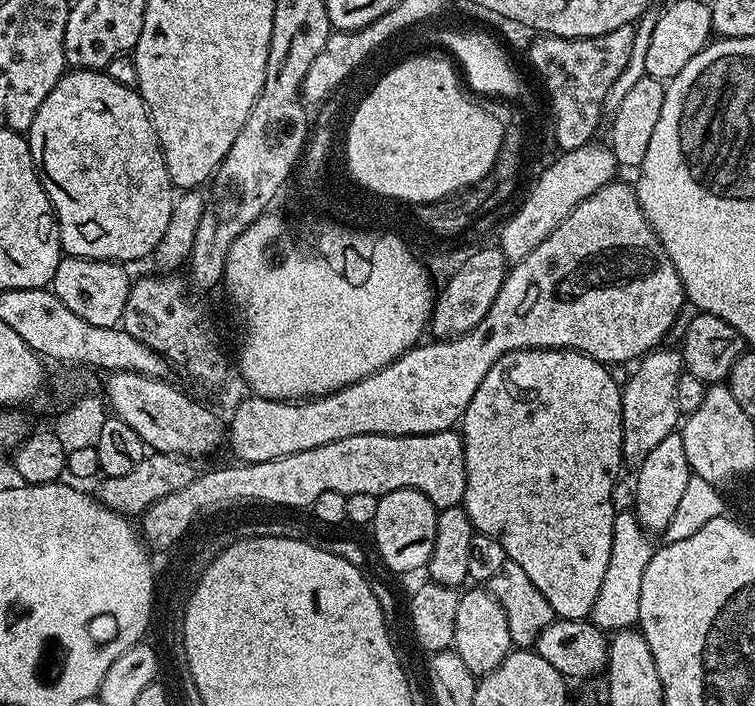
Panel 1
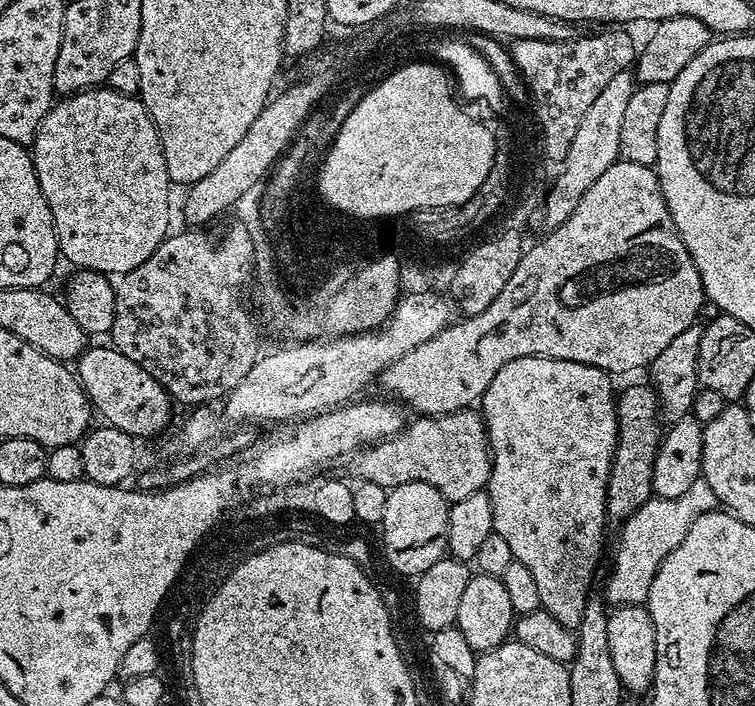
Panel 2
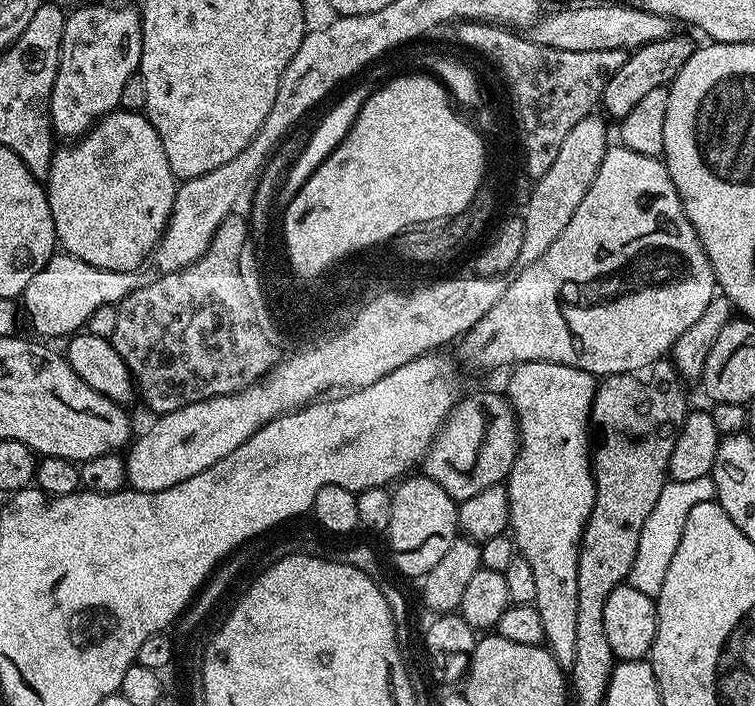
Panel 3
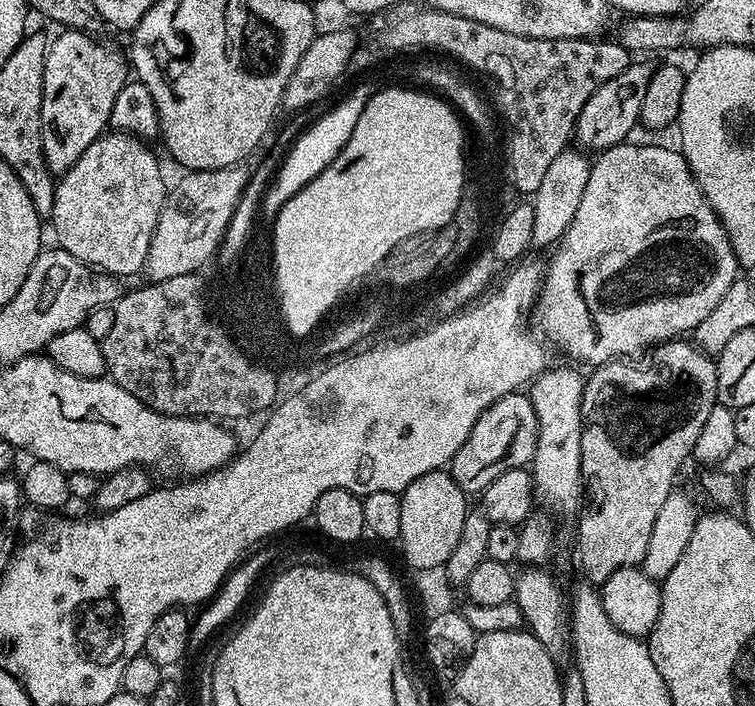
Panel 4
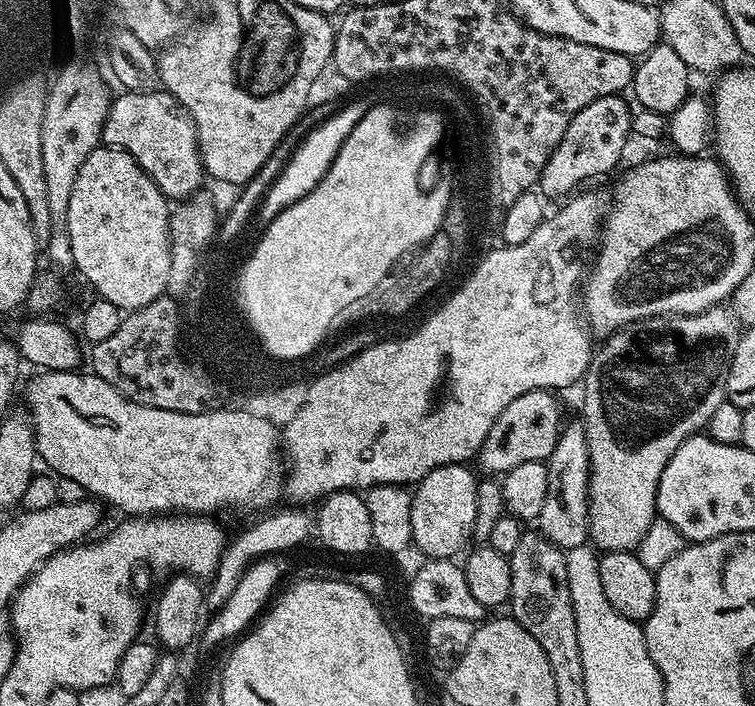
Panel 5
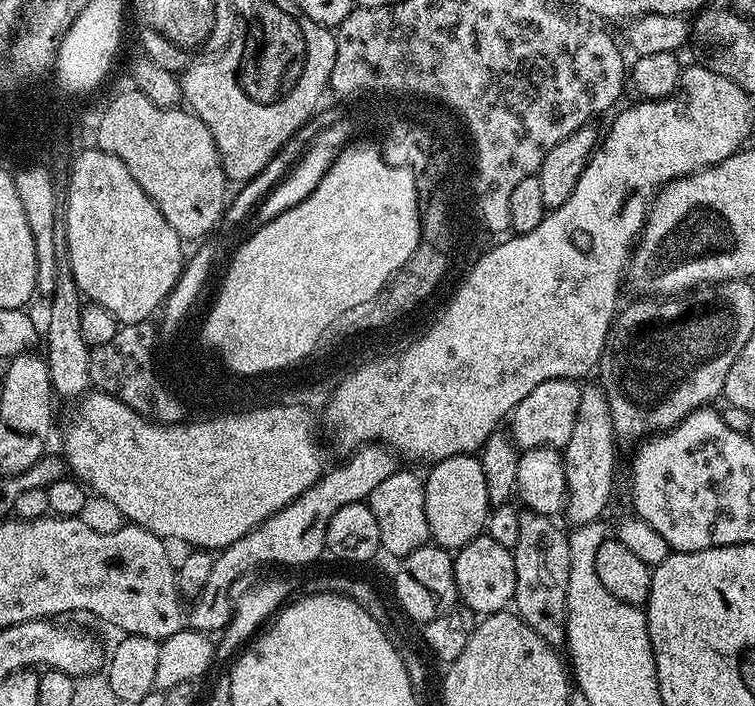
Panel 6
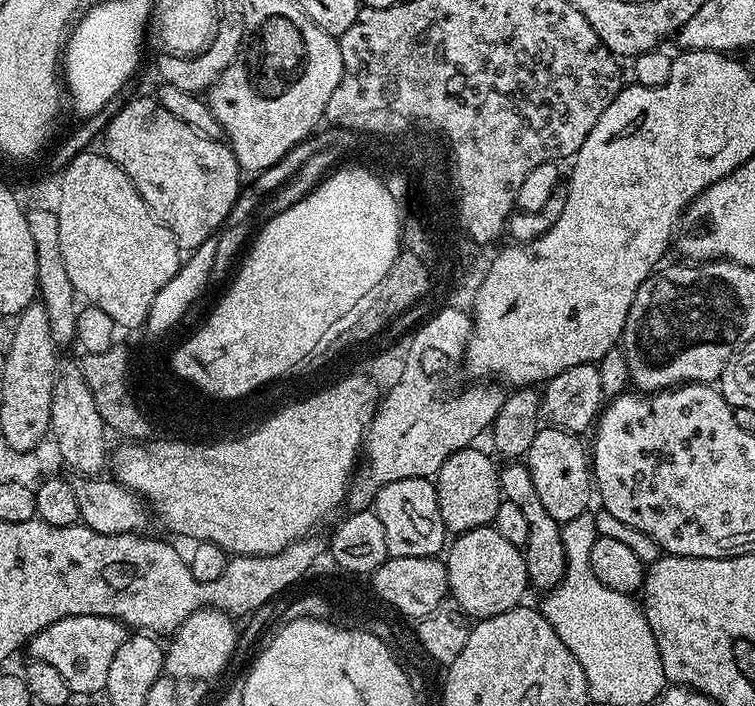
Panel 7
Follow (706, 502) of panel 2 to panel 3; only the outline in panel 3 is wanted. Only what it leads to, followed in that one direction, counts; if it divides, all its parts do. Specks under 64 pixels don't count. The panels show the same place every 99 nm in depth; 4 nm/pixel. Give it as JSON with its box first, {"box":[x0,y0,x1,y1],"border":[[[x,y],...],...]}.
{"box":[627,476,716,598],"border":[[[711,476],[694,478],[690,482],[678,482],[669,479],[662,486],[662,494],[658,494],[658,502],[654,502],[654,510],[650,510],[650,518],[642,525],[642,534],[638,537],[638,554],[634,554],[634,566],[630,566],[630,574],[627,583],[634,586],[634,590],[642,590],[642,594],[653,598],[659,596],[662,590],[662,582],[666,582],[666,570],[670,570],[670,561],[678,550],[678,542],[682,542],[682,530],[686,530],[686,518],[690,518],[690,510],[698,506],[698,502],[710,502],[716,500],[716,487]]]}

